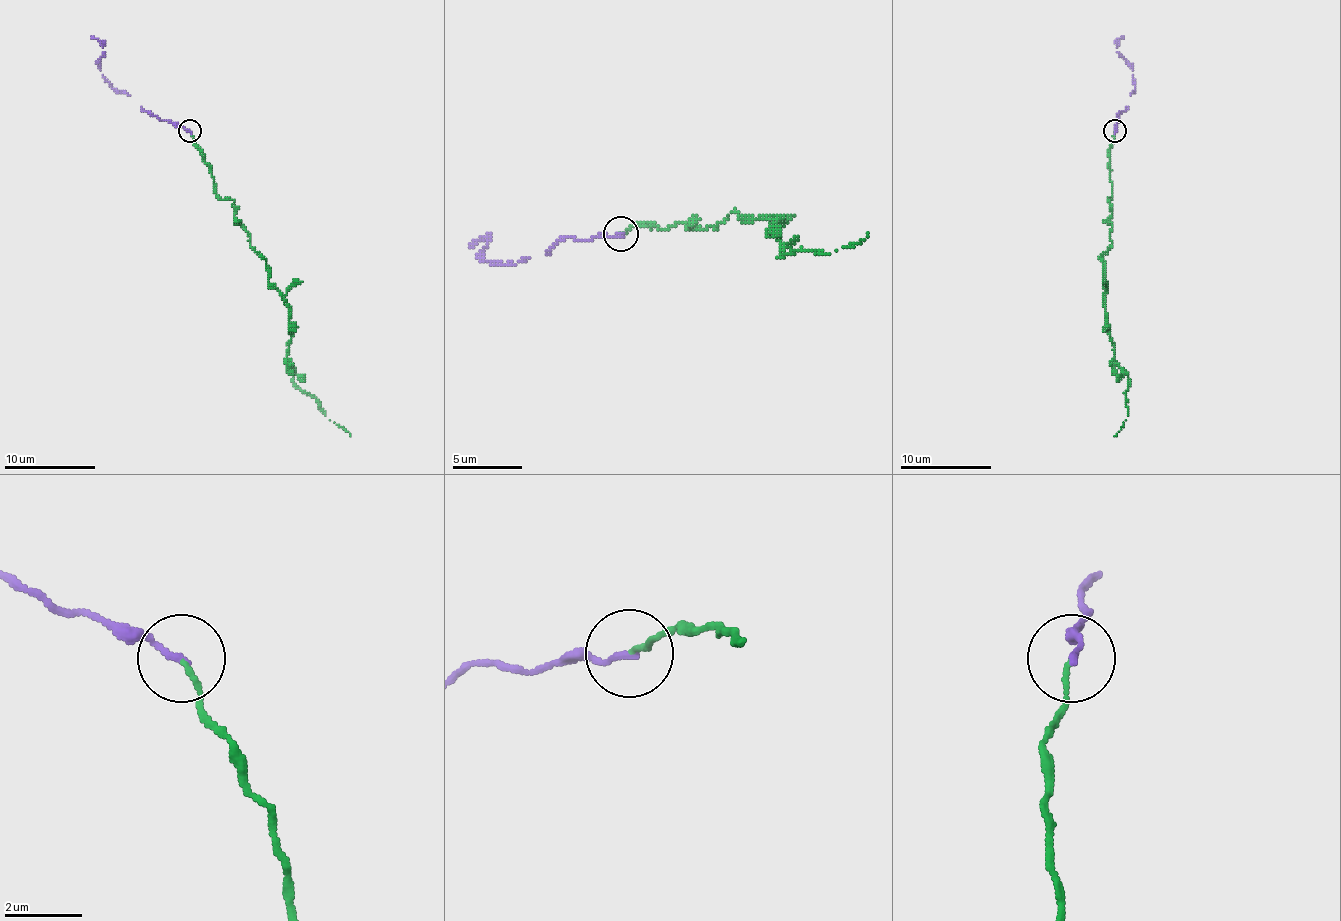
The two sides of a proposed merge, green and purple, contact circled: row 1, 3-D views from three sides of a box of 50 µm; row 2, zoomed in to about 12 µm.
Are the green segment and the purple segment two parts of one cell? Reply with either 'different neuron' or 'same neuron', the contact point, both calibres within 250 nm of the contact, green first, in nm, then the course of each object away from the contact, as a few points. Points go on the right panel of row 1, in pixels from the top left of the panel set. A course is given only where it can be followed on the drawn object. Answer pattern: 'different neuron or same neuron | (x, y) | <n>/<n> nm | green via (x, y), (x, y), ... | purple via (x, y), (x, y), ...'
same neuron | (1115, 131) | 120/170 nm | green via (1114, 131), (1107, 200), (1112, 245), (1101, 259), (1114, 361), (1128, 381), (1128, 415), (1114, 436) | purple via (1114, 131), (1119, 122), (1117, 115), (1128, 106), (1135, 90), (1132, 70), (1117, 45), (1123, 36)

